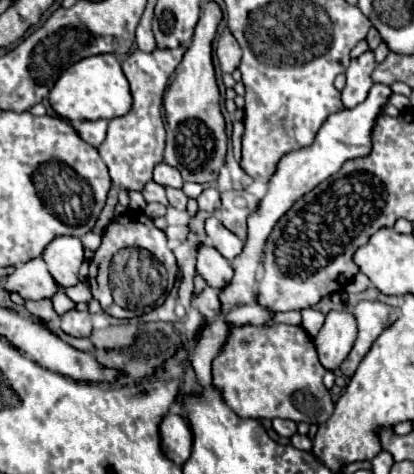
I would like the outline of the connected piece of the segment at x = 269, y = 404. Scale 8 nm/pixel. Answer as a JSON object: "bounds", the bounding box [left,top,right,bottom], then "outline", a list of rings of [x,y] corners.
{"bounds":[212,324,334,424],"outline":[[[246,324],[246,326],[230,328],[226,344],[212,360],[212,384],[222,394],[222,400],[238,416],[256,418],[256,420],[286,418],[286,420],[306,422],[306,424],[326,422],[334,410],[334,404],[330,400],[330,392],[322,384],[324,372],[326,370],[318,360],[314,340],[306,336],[306,330],[302,326],[288,326],[288,324],[274,324],[274,326]]]}

